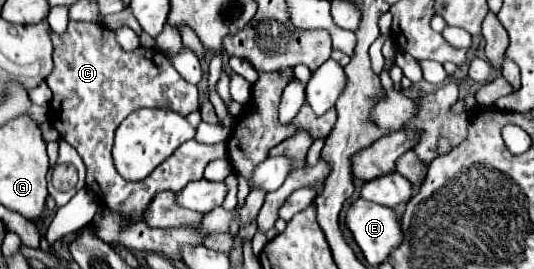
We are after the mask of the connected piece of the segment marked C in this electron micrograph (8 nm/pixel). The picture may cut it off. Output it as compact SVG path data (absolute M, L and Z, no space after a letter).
M68 22L68 28L64 34L56 34L50 30L50 38L54 44L54 72L46 78L46 84L52 90L52 100L50 100L50 118L52 118L52 126L60 132L60 140L70 142L70 146L74 146L74 150L78 150L80 158L84 160L86 168L88 168L88 176L86 176L86 188L94 192L94 196L110 210L126 214L128 218L138 218L144 220L142 214L146 212L146 206L152 202L156 192L162 190L172 190L178 192L182 190L188 182L200 180L204 174L204 168L210 160L227 159L227 141L217 144L208 145L198 143L196 140L185 142L170 156L170 162L162 162L154 174L150 174L148 178L140 180L140 182L126 182L114 168L112 162L112 142L114 142L114 132L120 126L120 122L132 114L138 108L170 108L174 112L180 114L190 114L192 110L198 110L198 88L188 84L178 70L174 70L174 66L170 66L170 60L166 54L162 54L160 50L150 50L150 48L136 48L134 52L124 52L116 38L114 32L108 30L102 24L96 22Z

